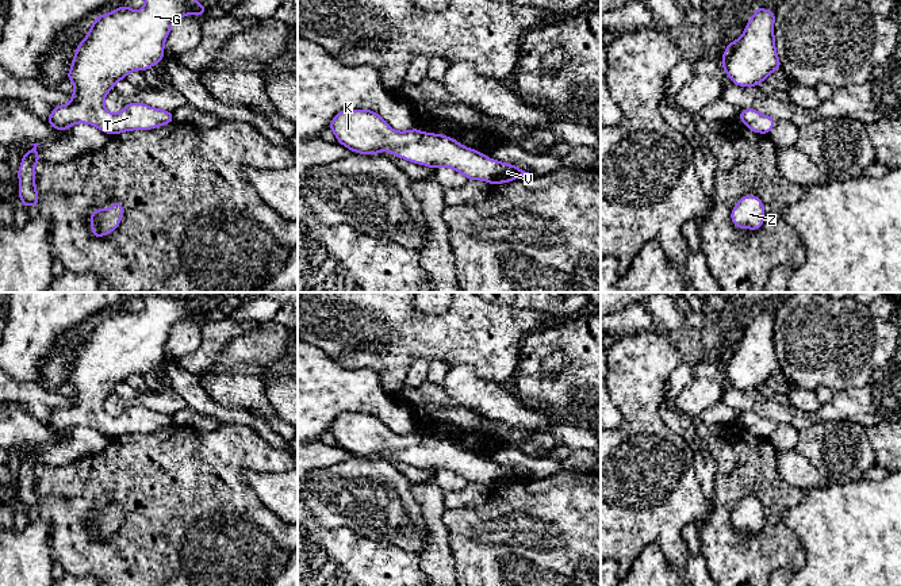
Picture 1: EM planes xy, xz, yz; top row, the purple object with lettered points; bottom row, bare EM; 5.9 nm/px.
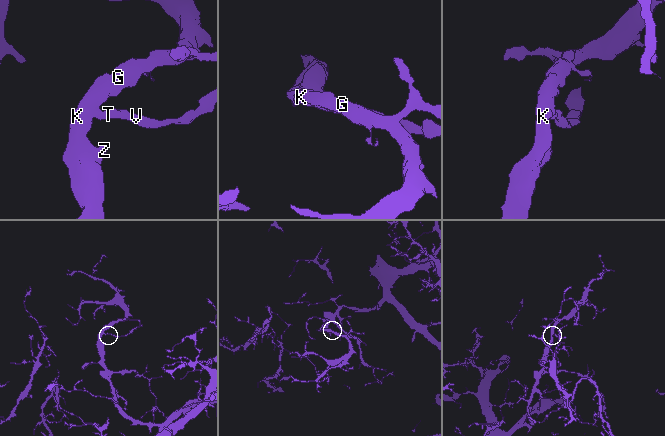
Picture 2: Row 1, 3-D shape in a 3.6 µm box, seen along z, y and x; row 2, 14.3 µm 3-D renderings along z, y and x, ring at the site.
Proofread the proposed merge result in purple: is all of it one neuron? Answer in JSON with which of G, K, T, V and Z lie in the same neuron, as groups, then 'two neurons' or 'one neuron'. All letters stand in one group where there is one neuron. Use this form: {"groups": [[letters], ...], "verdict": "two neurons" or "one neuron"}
{"groups": [["G", "K", "T", "V", "Z"]], "verdict": "one neuron"}

